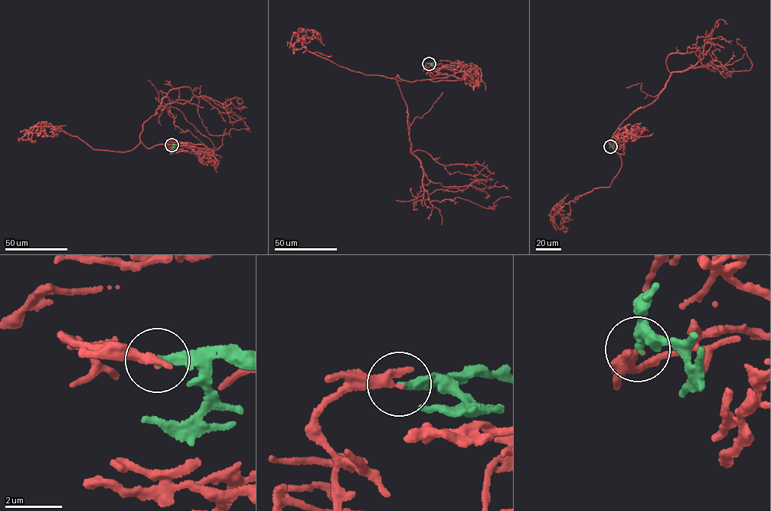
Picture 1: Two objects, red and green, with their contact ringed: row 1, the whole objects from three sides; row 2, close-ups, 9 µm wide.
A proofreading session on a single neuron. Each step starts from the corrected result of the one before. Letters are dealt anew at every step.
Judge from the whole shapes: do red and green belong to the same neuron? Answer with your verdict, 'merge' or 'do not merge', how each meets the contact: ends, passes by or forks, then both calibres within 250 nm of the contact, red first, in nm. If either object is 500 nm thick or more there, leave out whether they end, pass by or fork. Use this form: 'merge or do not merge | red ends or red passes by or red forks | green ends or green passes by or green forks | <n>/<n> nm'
merge | red ends | green ends | 360/280 nm

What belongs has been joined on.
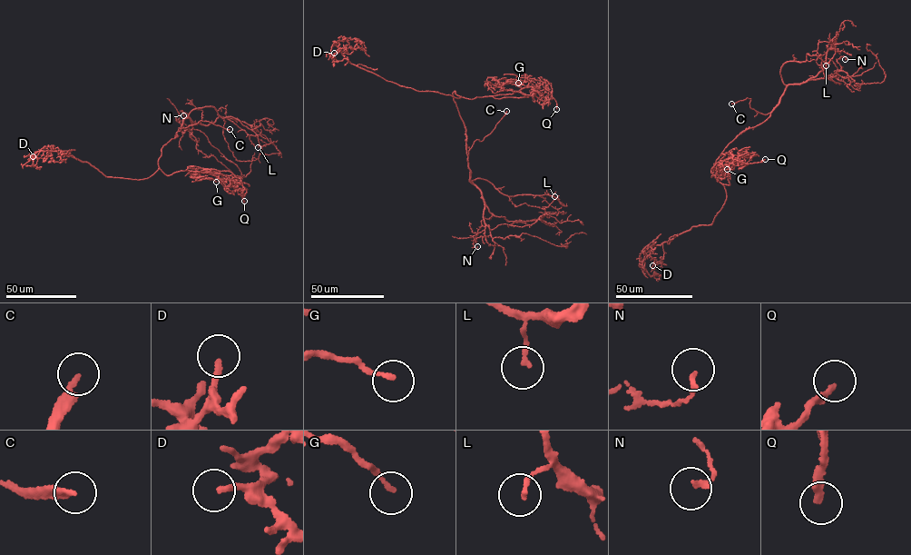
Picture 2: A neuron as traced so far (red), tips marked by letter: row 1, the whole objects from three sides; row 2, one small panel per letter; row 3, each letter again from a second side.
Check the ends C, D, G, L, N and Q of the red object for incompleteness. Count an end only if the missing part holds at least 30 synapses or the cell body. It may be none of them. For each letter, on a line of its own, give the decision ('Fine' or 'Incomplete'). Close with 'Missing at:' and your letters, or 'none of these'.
C: Incomplete
D: Incomplete
G: Fine
L: Fine
N: Fine
Q: Fine
Missing at: C, D

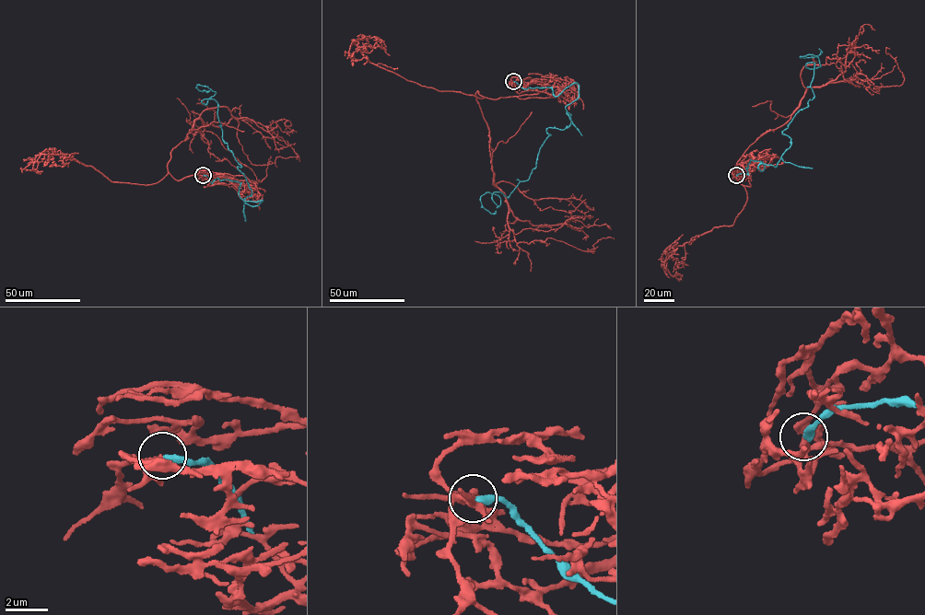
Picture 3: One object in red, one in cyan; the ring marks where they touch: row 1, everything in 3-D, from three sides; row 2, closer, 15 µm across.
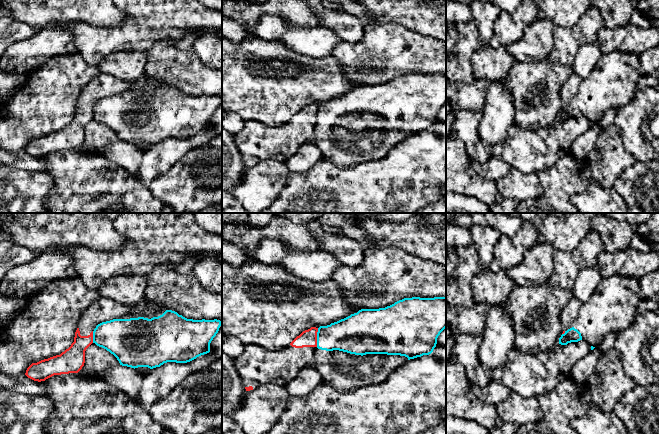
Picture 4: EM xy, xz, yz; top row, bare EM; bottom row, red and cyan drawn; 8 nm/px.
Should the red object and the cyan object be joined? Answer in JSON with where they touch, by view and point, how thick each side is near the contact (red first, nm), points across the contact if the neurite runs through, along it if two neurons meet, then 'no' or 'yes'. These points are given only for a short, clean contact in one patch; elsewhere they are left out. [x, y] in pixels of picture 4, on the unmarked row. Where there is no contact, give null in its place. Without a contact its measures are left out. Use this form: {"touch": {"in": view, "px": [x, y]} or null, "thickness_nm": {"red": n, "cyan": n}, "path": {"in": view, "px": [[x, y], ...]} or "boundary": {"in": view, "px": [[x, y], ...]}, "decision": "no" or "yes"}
{"touch": {"in": "xz", "px": [316, 113]}, "thickness_nm": {"red": 140, "cyan": 260}, "decision": "no"}

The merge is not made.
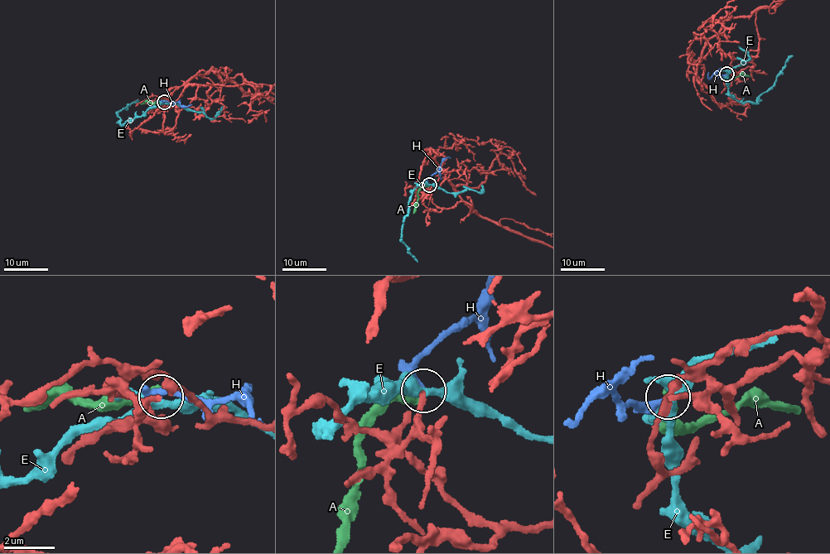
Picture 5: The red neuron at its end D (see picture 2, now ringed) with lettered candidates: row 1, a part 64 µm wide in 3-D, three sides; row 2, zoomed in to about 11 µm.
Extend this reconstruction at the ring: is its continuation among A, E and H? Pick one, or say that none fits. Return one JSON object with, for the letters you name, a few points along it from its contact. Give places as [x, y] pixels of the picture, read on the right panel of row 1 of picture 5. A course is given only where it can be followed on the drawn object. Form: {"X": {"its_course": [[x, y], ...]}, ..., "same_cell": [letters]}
{"H": {"its_course": [[726, 74], [716, 73], [709, 77], [708, 72]]}, "same_cell": ["H"]}

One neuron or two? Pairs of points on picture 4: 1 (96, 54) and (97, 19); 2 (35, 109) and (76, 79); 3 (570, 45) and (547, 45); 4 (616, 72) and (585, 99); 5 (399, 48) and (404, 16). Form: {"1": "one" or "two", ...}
{"1": "two", "2": "one", "3": "two", "4": "one", "5": "two"}

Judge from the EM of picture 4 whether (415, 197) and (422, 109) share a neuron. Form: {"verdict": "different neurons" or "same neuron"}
{"verdict": "different neurons"}

